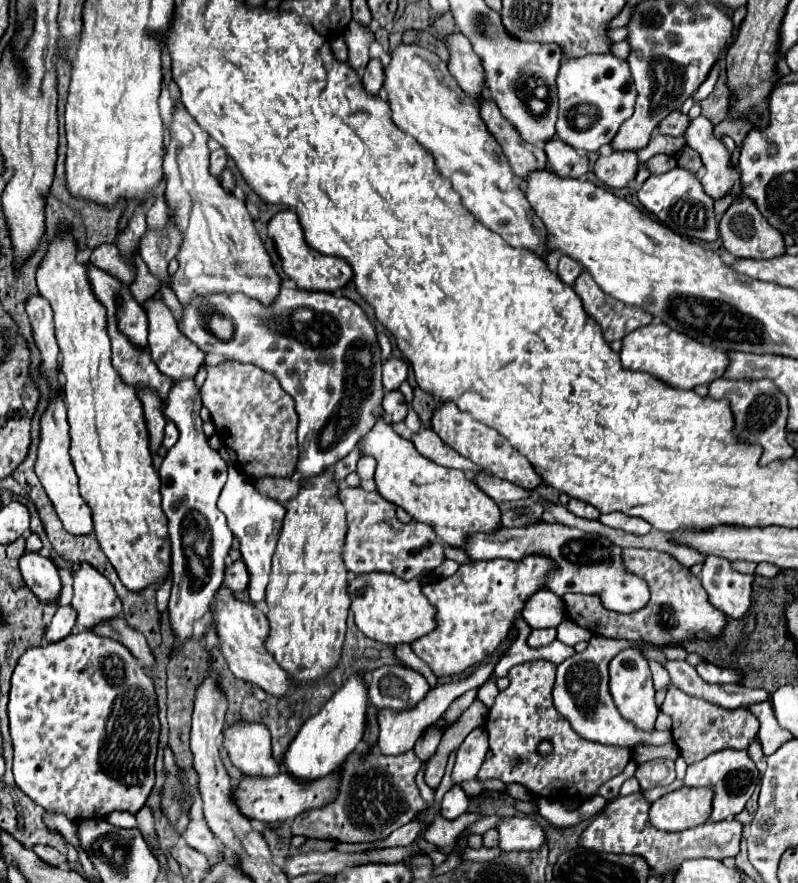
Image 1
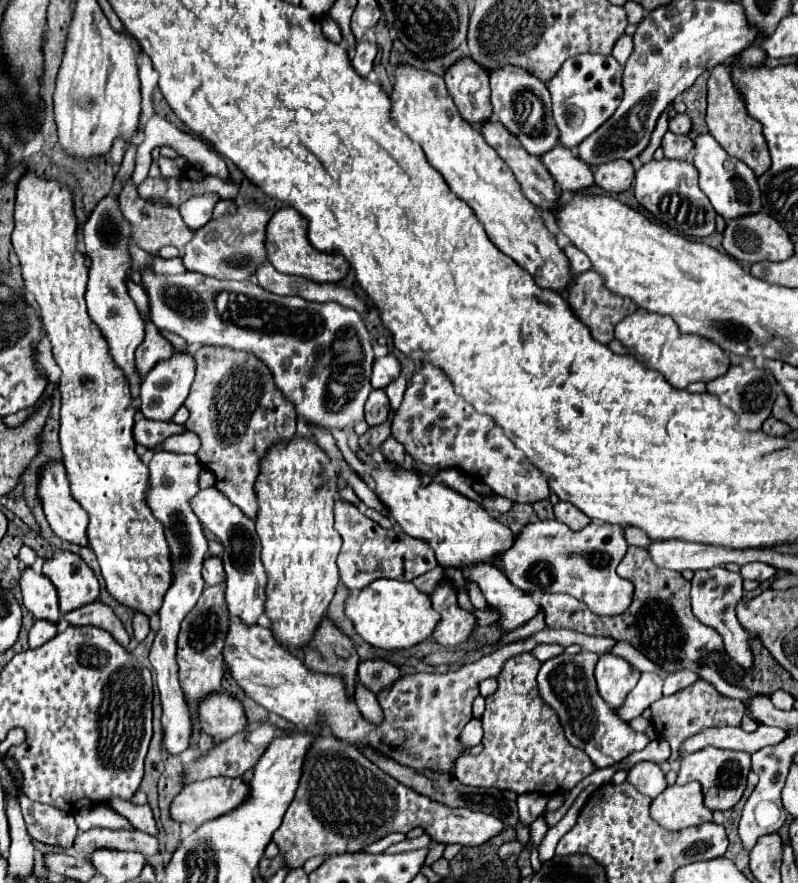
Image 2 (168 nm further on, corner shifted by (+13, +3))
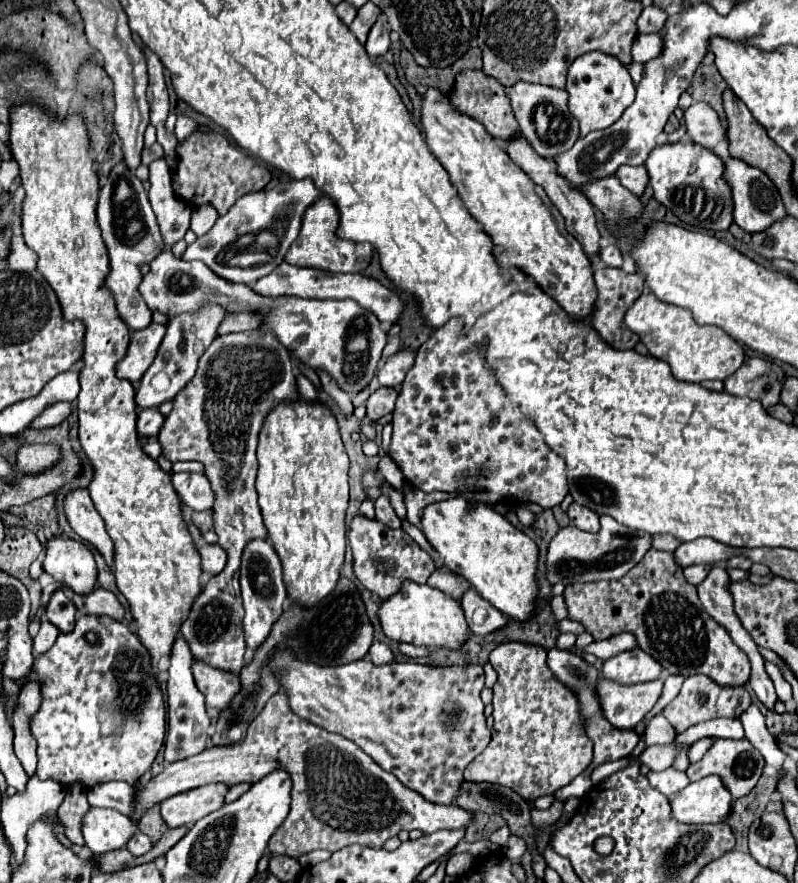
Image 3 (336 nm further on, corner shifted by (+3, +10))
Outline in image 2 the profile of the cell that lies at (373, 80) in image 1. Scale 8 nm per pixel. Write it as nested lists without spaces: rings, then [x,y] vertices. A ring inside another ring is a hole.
[[[359,42],[359,44],[357,44],[357,50],[355,50],[355,56],[353,56],[351,64],[353,64],[355,72],[357,72],[361,78],[367,78],[367,74],[371,72],[375,54],[377,54],[377,46],[375,46],[375,44],[369,44],[369,42]]]

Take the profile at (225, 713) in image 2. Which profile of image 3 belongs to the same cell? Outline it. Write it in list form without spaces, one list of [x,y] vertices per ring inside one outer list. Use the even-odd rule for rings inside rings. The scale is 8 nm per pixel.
[[[193,661],[191,671],[197,689],[205,695],[207,707],[225,709],[233,695],[239,691],[239,677],[235,673],[211,669],[211,665],[201,665],[201,661]]]

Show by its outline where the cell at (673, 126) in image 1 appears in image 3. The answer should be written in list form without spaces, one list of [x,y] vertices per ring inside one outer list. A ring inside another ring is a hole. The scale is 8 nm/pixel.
[[[693,103],[685,111],[685,123],[687,123],[689,139],[707,149],[713,149],[719,141],[727,139],[715,109],[707,103]]]

